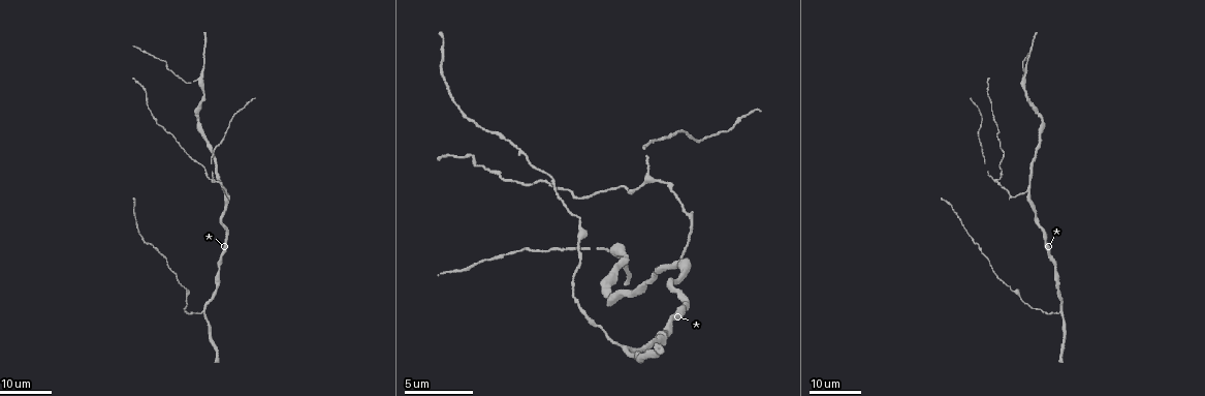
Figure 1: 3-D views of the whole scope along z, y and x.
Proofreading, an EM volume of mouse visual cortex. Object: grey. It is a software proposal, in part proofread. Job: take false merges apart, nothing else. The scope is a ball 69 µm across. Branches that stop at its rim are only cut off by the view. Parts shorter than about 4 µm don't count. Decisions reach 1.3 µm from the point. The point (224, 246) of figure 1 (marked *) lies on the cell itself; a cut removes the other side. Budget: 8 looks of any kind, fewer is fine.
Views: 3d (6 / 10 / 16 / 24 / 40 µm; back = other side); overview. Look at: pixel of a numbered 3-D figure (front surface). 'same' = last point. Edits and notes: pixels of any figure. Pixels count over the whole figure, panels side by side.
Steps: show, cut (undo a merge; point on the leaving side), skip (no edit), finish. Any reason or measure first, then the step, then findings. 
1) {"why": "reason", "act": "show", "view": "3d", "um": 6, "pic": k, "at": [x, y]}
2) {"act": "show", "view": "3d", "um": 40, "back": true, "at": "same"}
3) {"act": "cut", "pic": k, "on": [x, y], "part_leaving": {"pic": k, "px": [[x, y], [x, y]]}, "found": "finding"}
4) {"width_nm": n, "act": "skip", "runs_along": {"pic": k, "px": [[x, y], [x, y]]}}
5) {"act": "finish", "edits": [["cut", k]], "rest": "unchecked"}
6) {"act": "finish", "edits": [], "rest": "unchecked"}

{"why": "three arms meet", "act": "show", "view": "3d", "um": 24, "pic": 1, "at": [201, 312]}

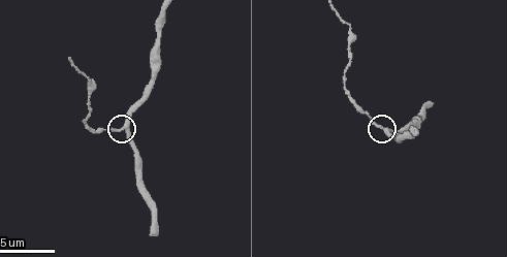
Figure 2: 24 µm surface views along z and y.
{"why": "zoom in", "act": "show", "view": "3d", "um": 6, "pic": 2, "at": [125, 128]}

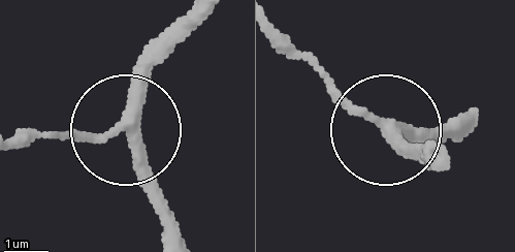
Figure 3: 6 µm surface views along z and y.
{"act": "skip", "found": "continuous, no second cell"}

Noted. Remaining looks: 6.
{"why": "a fork", "act": "show", "view": "3d", "um": 24, "pic": 1, "at": [1024, 193]}

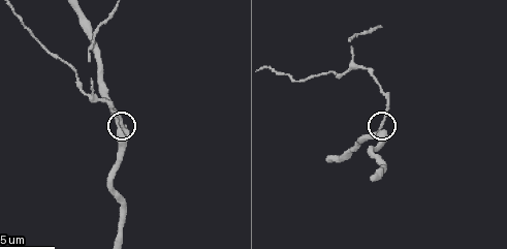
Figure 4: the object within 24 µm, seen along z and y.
{"act": "show", "view": "3d", "um": 6, "pic": 4, "at": [382, 127]}

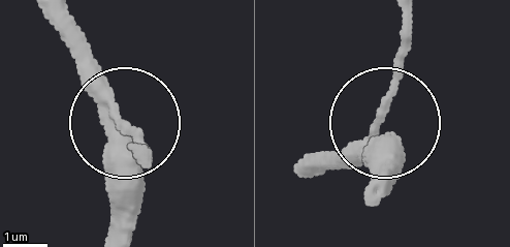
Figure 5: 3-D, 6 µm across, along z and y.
{"act": "skip", "runs_along": {"pic": 5, "px": [[371, 194], [408, 12]]}, "found": "one cell here"}

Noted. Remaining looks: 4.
{"why": "arms part here", "act": "show", "view": "3d", "um": 10, "pic": 4, "at": [351, 62]}

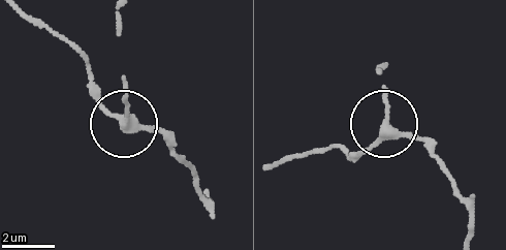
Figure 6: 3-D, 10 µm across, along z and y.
{"act": "show", "view": "3d", "um": 10, "back": true, "pic": 6, "at": [388, 126]}

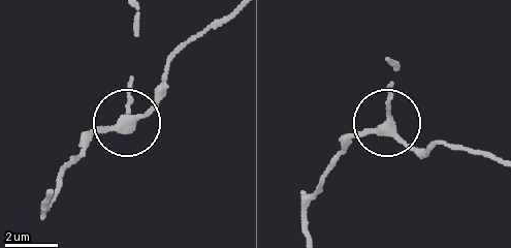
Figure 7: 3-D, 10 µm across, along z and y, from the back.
{"side_arm_um": 22, "act": "skip", "runs_along": {"pic": 7, "px": [[306, 230], [306, 204], [329, 163], [387, 124], [390, 84]]}, "found": "all the same cell"}

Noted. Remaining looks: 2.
{"why": "sudden change in width", "act": "show", "view": "3d", "um": 16, "pic": 1, "at": [151, 113]}

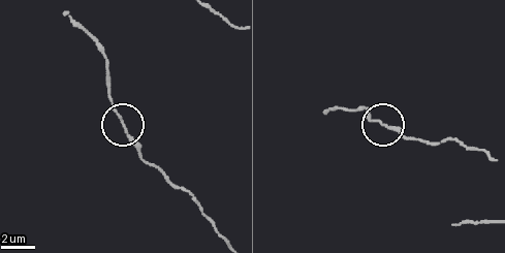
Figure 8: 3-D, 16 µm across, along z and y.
{"act": "show", "view": "3d", "um": 6, "pic": 8, "at": [382, 123]}

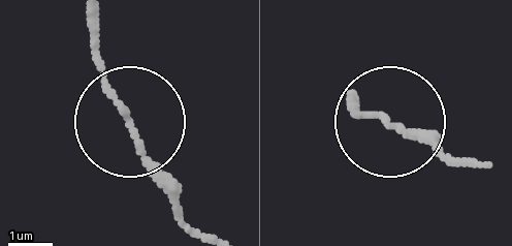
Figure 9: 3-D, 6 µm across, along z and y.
{"act": "skip", "runs_along": {"pic": 9, "px": [[460, 161], [350, 106]]}, "found": "one cell here"}

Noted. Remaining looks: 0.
{"act": "finish", "edits": [], "rest": "unchecked"}

